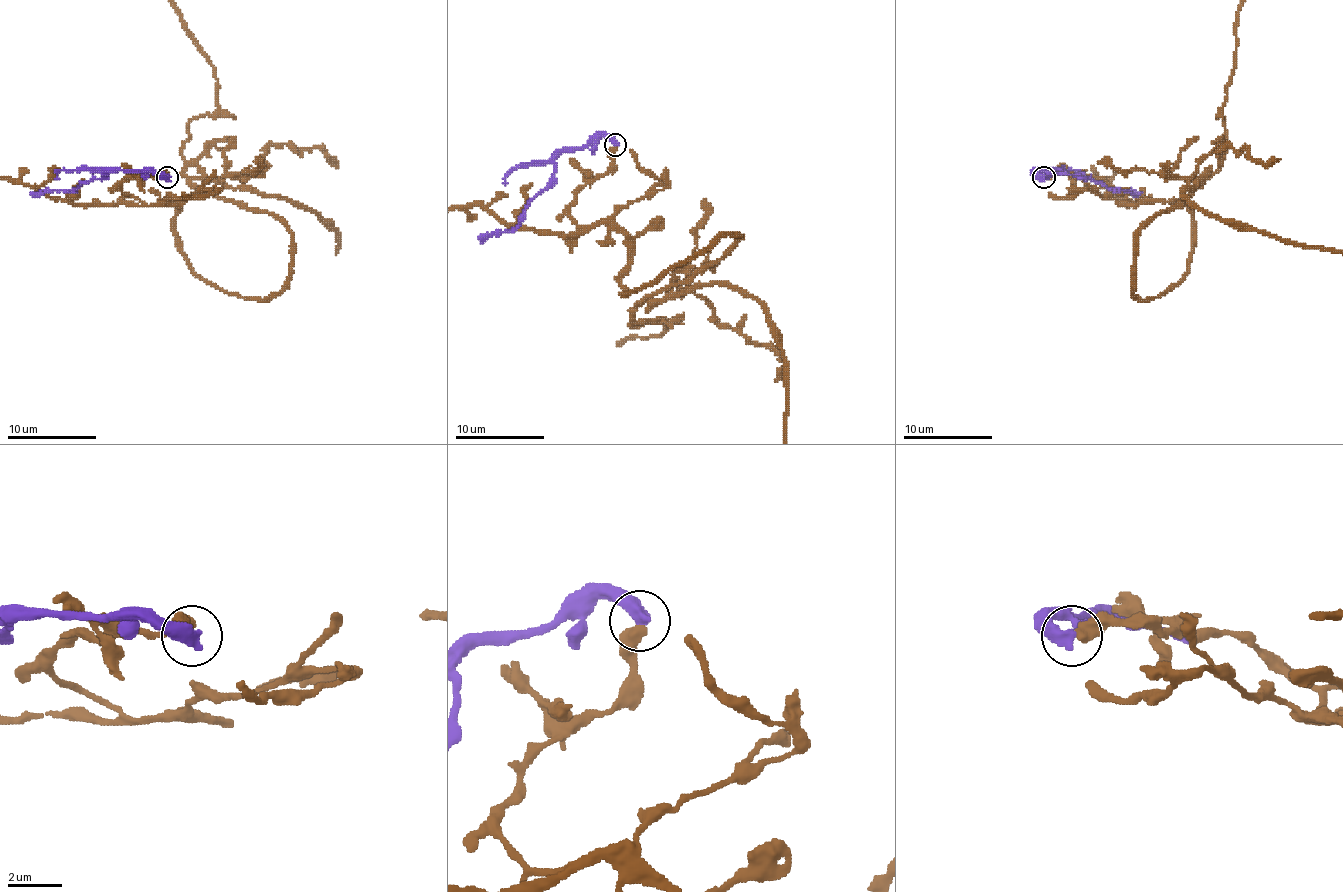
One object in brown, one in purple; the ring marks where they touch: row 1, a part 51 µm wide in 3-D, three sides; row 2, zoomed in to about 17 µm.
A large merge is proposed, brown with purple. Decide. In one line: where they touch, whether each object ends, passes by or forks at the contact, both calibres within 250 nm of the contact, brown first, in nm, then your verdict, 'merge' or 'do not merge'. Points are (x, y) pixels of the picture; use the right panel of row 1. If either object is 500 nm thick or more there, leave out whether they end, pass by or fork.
(1044, 177) | 480/500 nm | do not merge

